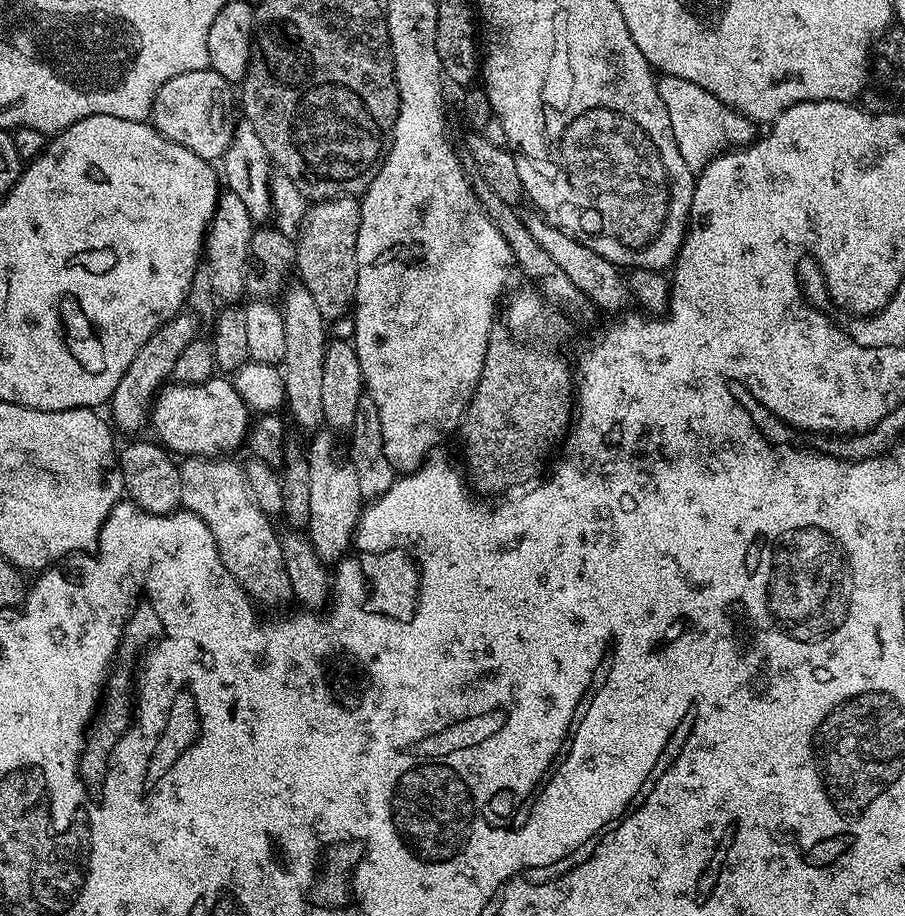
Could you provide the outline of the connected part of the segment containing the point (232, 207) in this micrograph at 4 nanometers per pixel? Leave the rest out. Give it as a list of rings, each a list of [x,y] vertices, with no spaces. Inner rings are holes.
[[[225,191],[216,202],[216,212],[206,233],[206,267],[210,270],[212,285],[217,297],[224,302],[236,302],[245,295],[248,287],[252,234],[254,225],[246,205],[238,194]]]

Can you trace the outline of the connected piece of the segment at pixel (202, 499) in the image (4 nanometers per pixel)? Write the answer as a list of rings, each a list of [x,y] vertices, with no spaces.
[[[189,456],[179,461],[180,477],[182,478],[182,498],[181,505],[187,511],[195,512],[210,526],[210,534],[214,534],[214,542],[218,546],[218,554],[234,574],[245,592],[252,597],[257,605],[263,604],[284,604],[287,600],[293,599],[290,578],[286,572],[284,559],[282,558],[282,546],[278,532],[272,529],[273,521],[256,504],[255,496],[250,494],[246,486],[243,467],[235,464],[232,458],[217,458],[214,456]]]

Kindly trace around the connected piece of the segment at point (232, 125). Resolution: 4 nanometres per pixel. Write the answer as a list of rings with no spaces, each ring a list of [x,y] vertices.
[[[210,67],[178,74],[158,90],[152,103],[150,123],[165,138],[186,146],[186,150],[198,154],[198,158],[219,161],[226,154],[238,123],[233,85]]]

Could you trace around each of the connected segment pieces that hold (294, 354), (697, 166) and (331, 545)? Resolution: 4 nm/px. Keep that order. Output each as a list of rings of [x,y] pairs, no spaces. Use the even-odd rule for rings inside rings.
[[[289,283],[282,292],[282,301],[284,300],[282,311],[286,330],[286,354],[282,365],[284,399],[287,411],[292,411],[292,418],[298,427],[316,430],[324,424],[322,362],[330,343],[330,336],[324,333],[326,321],[322,314],[318,314],[318,306],[310,290],[306,290],[306,286],[302,283],[292,283]]]
[[[661,75],[657,84],[659,96],[669,115],[674,140],[678,143],[679,153],[694,172],[699,172],[724,151],[747,147],[757,139],[758,126],[755,121],[726,106],[716,95],[710,94],[697,83],[674,75]]]
[[[320,430],[307,447],[310,466],[310,522],[306,535],[312,540],[318,558],[325,562],[339,562],[352,548],[352,538],[360,521],[362,497],[358,490],[358,474],[354,474],[352,461],[343,451],[336,449],[333,433]]]

